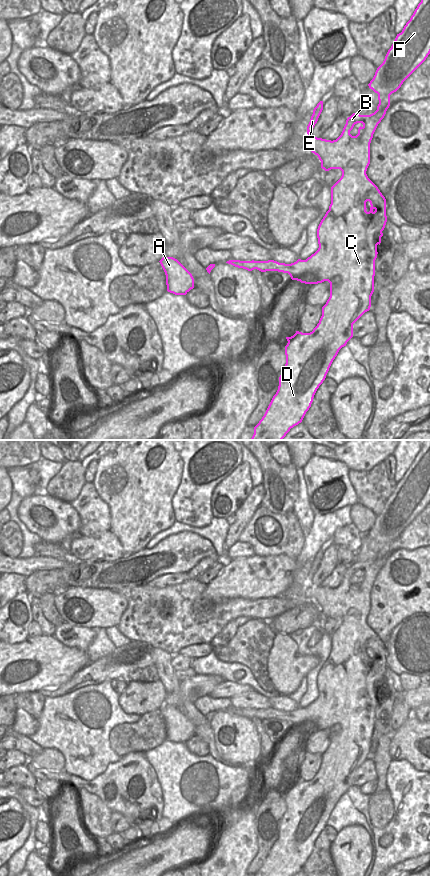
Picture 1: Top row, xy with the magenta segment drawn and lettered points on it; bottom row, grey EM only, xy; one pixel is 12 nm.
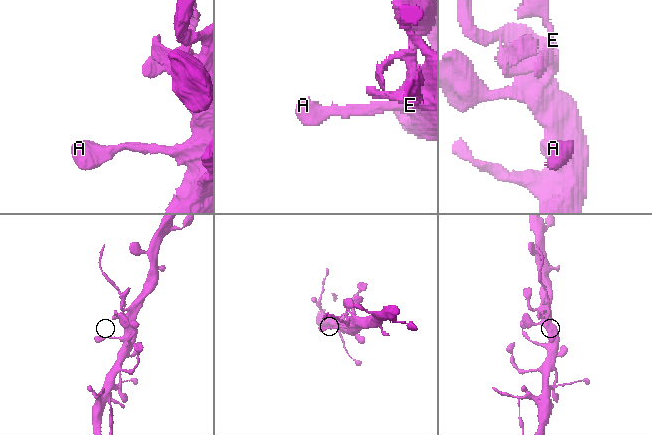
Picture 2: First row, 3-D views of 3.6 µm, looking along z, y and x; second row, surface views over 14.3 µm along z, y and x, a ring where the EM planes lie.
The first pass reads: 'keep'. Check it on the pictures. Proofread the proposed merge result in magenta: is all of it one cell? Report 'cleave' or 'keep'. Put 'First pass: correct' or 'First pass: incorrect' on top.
First pass: incorrect
cleave

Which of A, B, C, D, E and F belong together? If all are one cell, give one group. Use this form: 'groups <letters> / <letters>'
groups A B C D F / E

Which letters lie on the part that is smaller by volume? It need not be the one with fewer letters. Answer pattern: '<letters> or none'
E

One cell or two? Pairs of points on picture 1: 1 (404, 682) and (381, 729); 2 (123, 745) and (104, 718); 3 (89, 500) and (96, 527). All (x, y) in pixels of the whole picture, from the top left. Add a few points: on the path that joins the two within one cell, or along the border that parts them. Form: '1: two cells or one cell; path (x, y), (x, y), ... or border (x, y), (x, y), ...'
1: two cells; border (397, 676), (397, 685), (400, 689)
2: two cells; border (135, 722), (111, 730), (113, 751)
3: one cell; path (90, 507), (94, 513), (94, 520)

